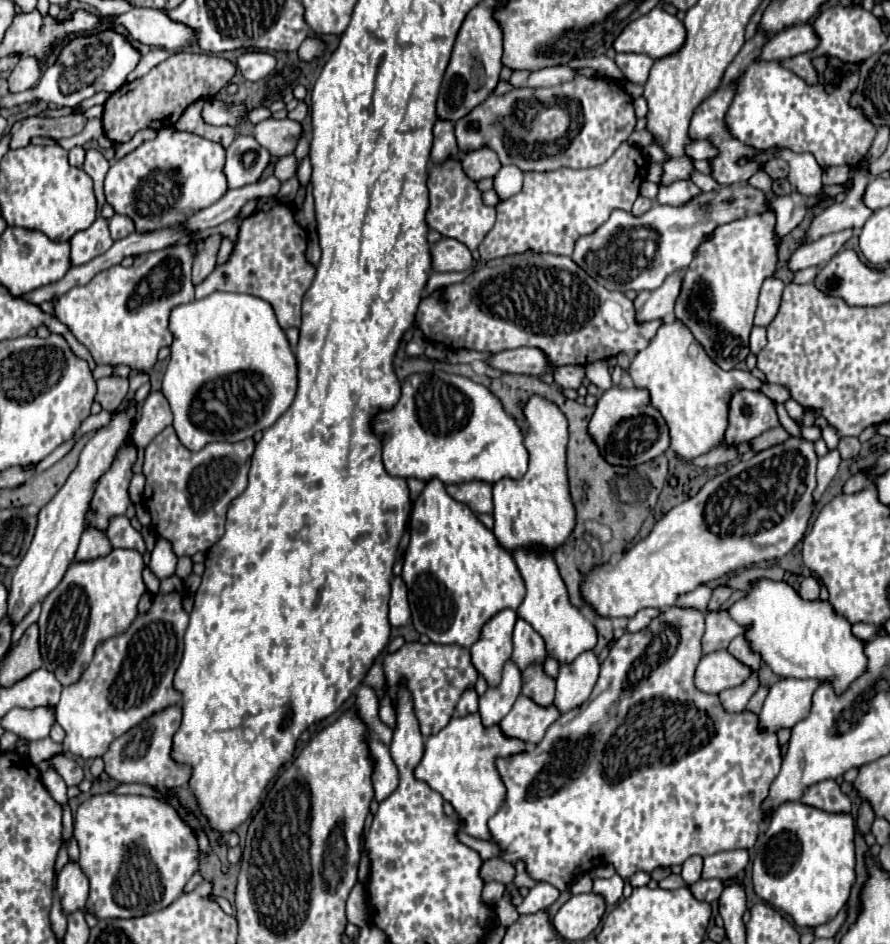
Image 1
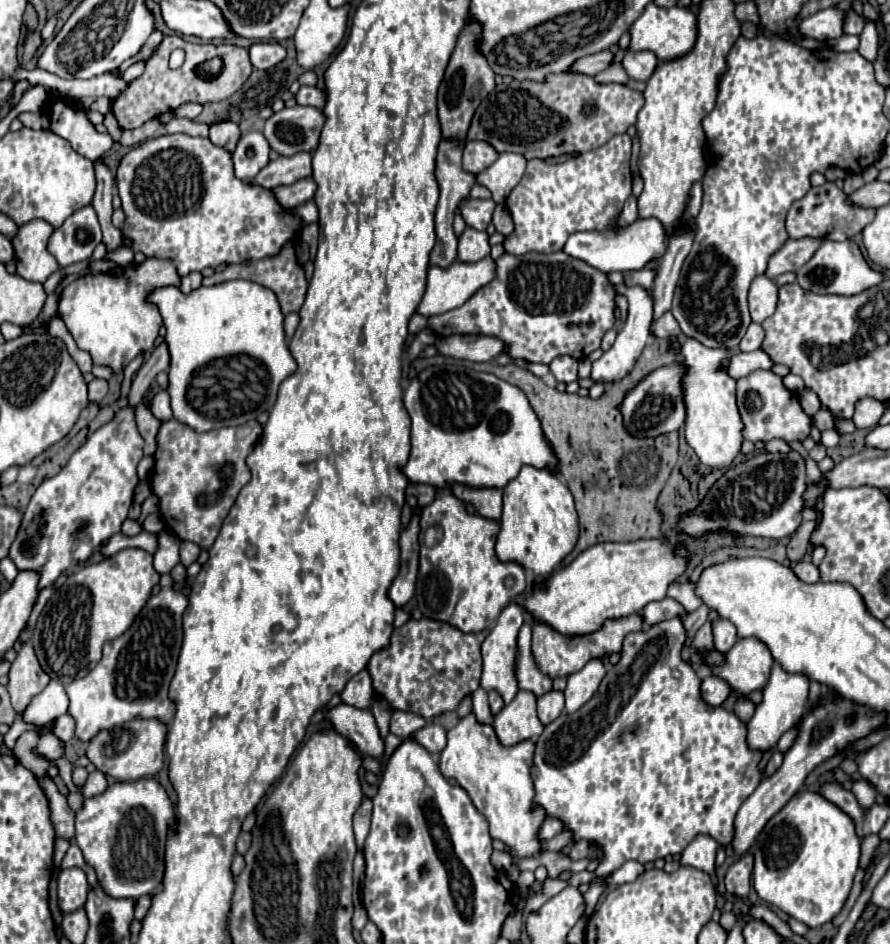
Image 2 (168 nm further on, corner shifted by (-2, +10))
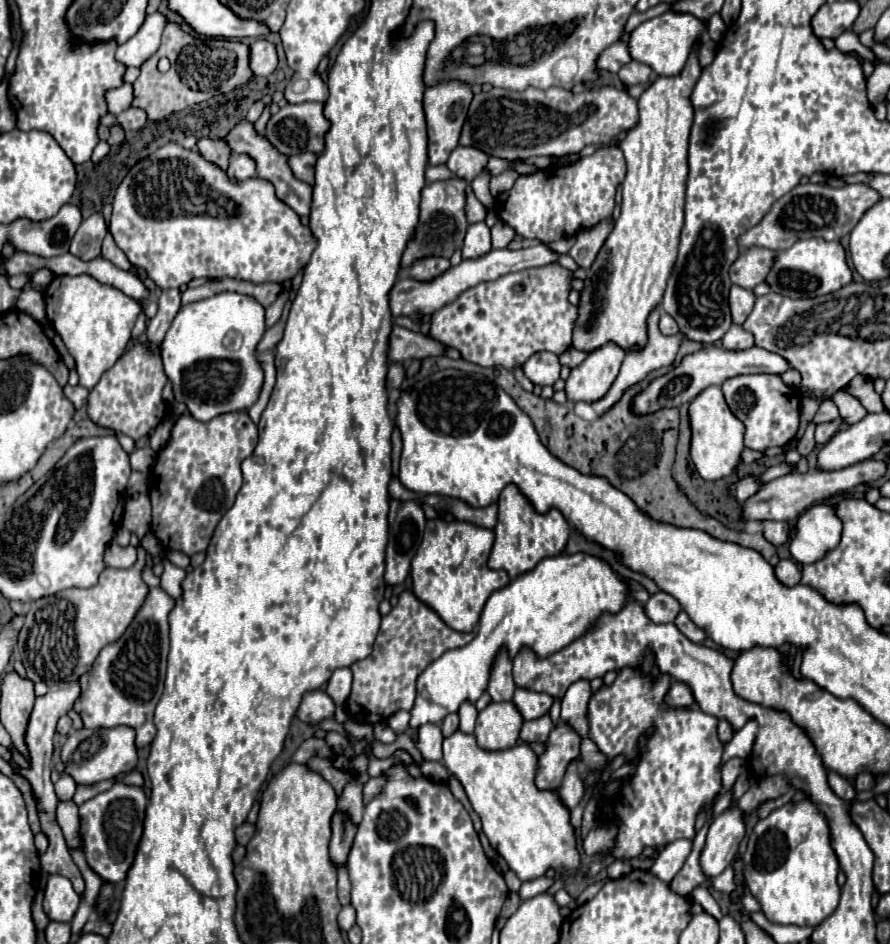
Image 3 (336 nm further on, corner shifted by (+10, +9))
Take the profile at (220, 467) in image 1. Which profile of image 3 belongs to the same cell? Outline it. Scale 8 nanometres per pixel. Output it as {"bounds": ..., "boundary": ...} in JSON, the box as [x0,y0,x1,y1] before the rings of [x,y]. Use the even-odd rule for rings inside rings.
{"bounds":[150,410,258,556],"boundary":[[[246,410],[226,412],[210,422],[198,422],[190,414],[182,414],[172,428],[170,442],[160,450],[158,462],[150,474],[150,502],[152,502],[152,532],[164,550],[178,550],[188,556],[204,552],[220,518],[232,508],[234,498],[242,486],[240,464],[252,454],[258,444],[258,428]]]}

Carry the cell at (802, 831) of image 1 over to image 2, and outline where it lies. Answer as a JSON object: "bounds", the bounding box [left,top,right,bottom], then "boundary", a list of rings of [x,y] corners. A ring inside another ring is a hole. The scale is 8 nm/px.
{"bounds":[754,793,860,927],"boundary":[[[796,793],[762,829],[754,845],[754,889],[790,917],[820,927],[844,907],[860,861],[860,837],[850,815],[820,793]]]}

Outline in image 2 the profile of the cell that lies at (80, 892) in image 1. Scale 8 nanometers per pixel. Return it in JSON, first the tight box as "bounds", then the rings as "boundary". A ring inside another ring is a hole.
{"bounds":[58,867,88,913],"boundary":[[[80,867],[64,869],[58,877],[58,903],[64,913],[76,911],[84,905],[88,895],[86,873]]]}

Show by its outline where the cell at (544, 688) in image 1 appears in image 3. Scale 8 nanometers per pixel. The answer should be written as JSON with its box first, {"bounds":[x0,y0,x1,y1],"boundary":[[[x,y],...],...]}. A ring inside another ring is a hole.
{"bounds":[520,716,552,744],"boundary":[[[544,716],[544,718],[532,720],[532,722],[524,722],[524,726],[520,730],[520,738],[528,744],[546,742],[550,730],[552,730],[552,720],[550,720],[550,716]]]}

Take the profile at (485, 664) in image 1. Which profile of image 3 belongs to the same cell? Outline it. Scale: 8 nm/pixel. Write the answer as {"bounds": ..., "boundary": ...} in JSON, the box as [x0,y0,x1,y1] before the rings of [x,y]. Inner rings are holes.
{"bounds":[488,650,516,702],"boundary":[[[502,650],[492,666],[490,674],[490,684],[488,684],[488,694],[492,696],[494,702],[508,702],[516,690],[516,684],[512,682],[512,662]]]}

